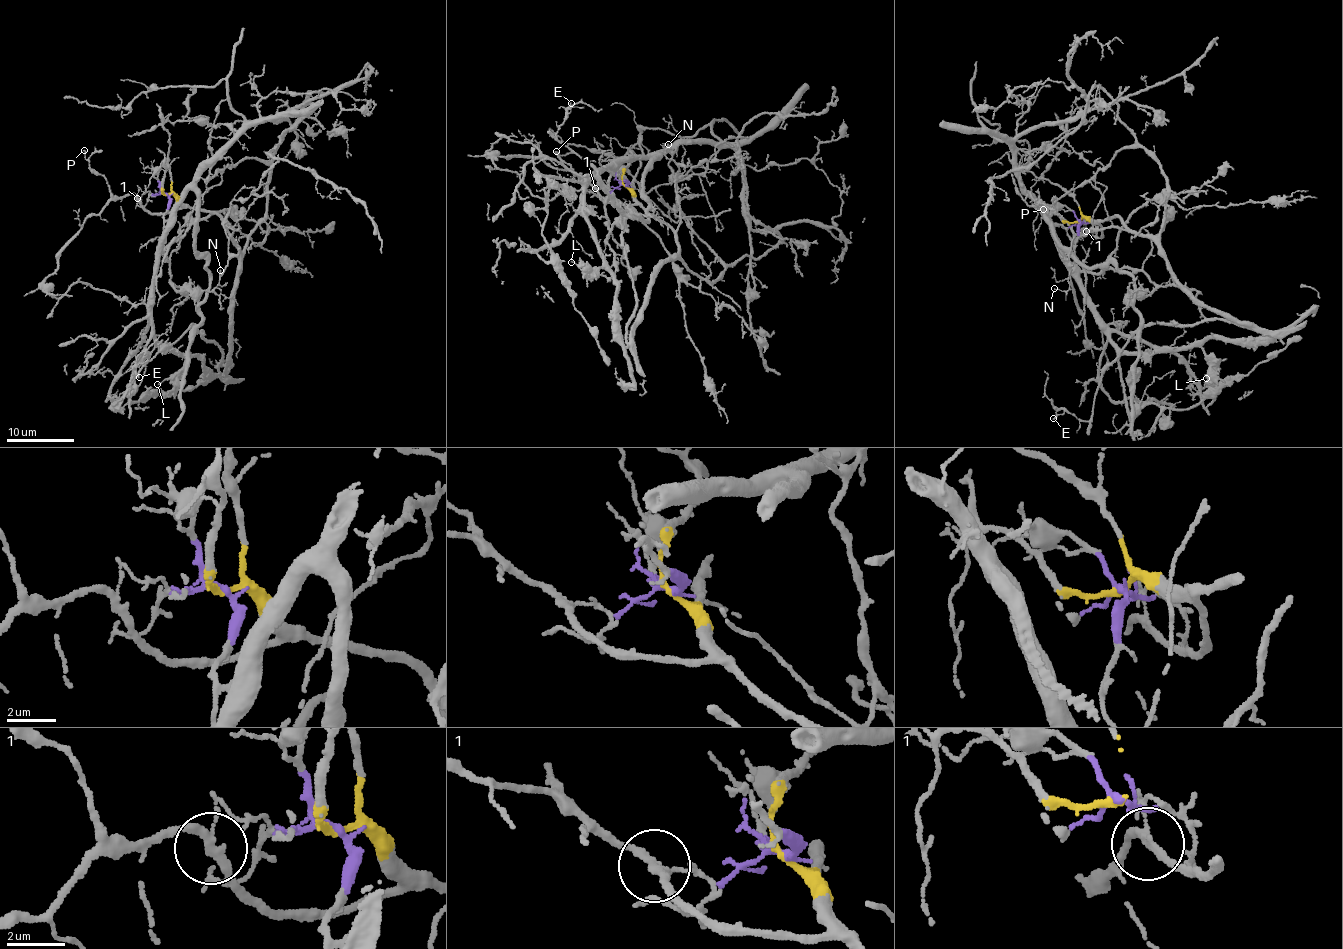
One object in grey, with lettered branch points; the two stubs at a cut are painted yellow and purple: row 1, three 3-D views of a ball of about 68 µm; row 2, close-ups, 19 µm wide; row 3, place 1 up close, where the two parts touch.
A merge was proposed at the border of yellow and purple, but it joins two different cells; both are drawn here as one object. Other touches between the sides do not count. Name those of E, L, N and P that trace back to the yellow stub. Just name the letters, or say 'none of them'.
E, N, P

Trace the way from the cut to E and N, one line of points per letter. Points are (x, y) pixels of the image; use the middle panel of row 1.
E: (624, 185), (674, 233), (678, 247), (638, 313), (617, 199), (585, 161), (556, 138), (571, 103)
N: (624, 185), (645, 208), (676, 229), (680, 223), (676, 182), (678, 167), (665, 153), (668, 144)

